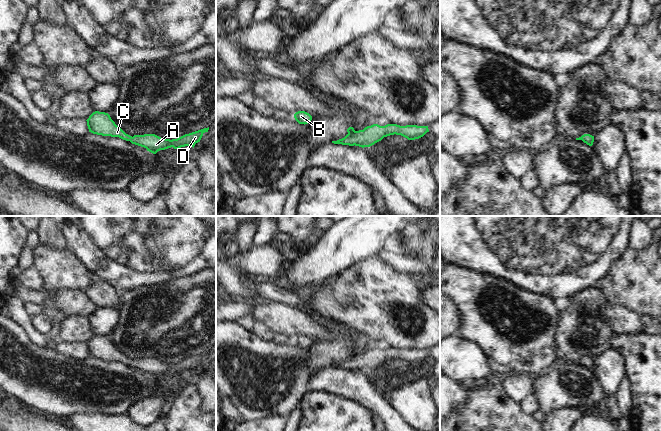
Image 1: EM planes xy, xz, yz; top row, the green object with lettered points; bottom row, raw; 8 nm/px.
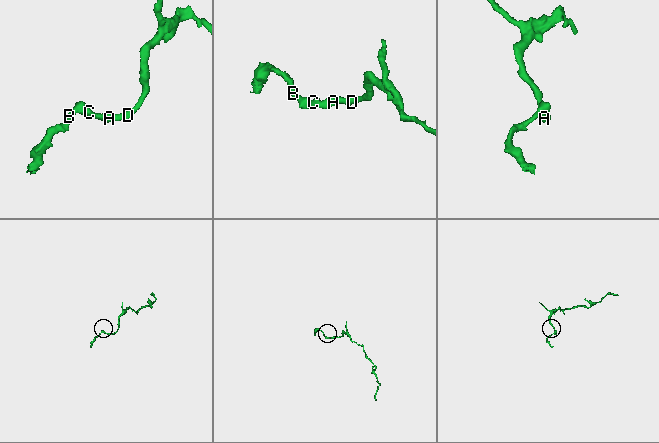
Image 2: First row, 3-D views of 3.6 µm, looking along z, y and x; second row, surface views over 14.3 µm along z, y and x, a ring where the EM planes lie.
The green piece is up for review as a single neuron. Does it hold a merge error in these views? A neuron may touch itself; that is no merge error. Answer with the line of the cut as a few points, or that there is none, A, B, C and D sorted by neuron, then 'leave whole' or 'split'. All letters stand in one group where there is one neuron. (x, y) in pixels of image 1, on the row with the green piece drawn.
no cut; A B C D; leave whole

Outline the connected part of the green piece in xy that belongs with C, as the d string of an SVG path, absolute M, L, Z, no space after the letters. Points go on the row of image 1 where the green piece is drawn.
M95 111L86 120L89 132L102 136L119 137L123 140L130 141L132 144L144 147L147 151L156 154L160 150L173 147L179 149L185 146L194 148L195 144L200 142L203 134L208 132L204 128L189 134L185 134L177 139L161 138L155 134L134 135L133 137L126 134L115 122L110 115L105 112Z

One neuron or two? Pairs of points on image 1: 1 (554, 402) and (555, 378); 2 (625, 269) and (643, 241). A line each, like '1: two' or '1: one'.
1: one
2: two

